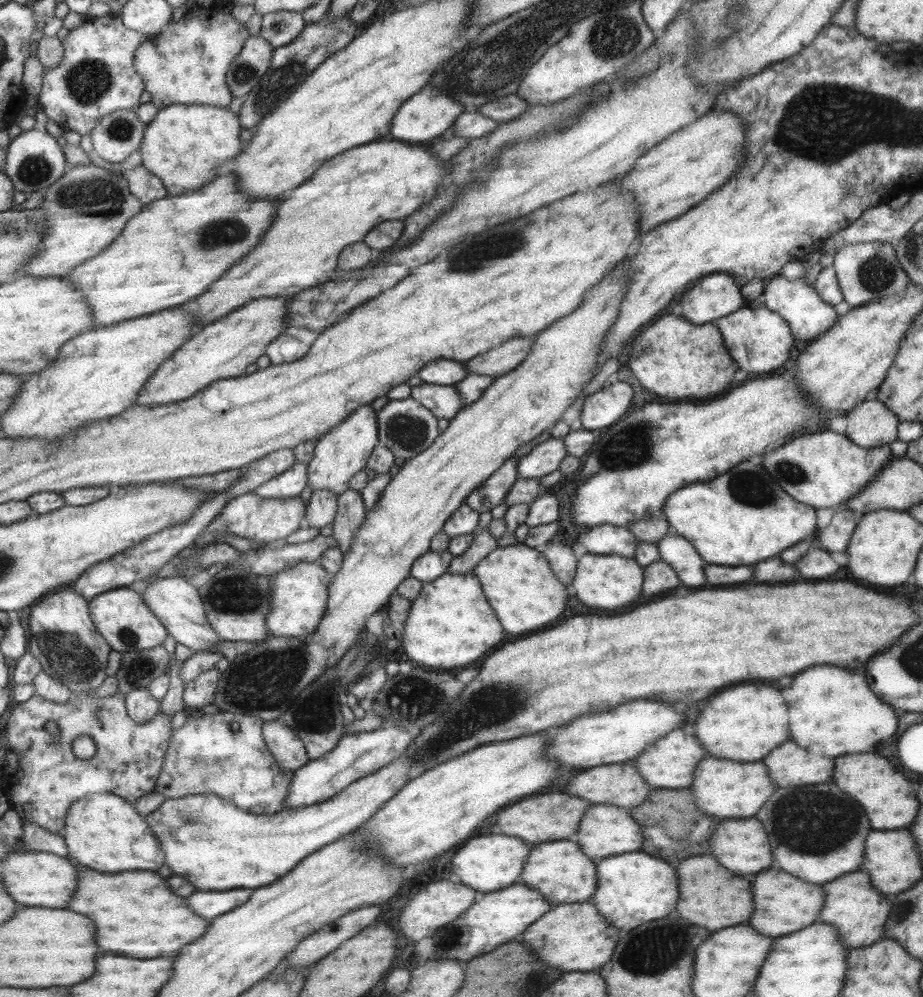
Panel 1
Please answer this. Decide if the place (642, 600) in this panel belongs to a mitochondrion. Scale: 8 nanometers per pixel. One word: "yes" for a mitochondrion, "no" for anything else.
no

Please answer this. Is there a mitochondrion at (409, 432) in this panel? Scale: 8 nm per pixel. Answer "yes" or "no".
yes

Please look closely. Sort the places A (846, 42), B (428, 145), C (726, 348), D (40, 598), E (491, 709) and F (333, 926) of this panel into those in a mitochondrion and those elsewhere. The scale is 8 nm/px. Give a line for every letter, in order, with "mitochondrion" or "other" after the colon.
A: other
B: other
C: other
D: other
E: mitochondrion
F: other

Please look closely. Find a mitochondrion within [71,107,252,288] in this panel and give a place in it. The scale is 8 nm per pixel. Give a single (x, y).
(218, 234)

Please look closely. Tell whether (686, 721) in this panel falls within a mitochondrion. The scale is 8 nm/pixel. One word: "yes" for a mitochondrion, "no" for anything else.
no

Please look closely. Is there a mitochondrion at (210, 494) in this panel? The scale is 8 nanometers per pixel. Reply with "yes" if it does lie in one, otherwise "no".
no

